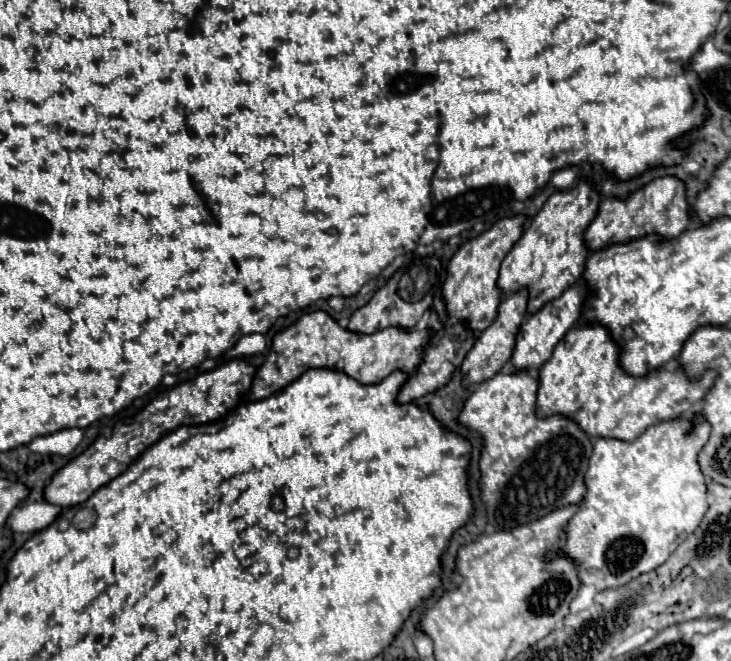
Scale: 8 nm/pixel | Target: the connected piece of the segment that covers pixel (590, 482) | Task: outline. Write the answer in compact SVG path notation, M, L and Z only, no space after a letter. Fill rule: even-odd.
M664 421L648 427L632 443L602 437L594 441L594 451L584 475L584 499L578 513L566 523L564 537L558 545L558 551L574 561L580 585L592 583L596 591L606 591L620 587L642 573L654 571L700 525L704 511L708 511L708 501L706 479L700 475L696 455L708 441L708 435L708 423L692 425L690 421ZM686 429L692 429L692 433L686 435Z

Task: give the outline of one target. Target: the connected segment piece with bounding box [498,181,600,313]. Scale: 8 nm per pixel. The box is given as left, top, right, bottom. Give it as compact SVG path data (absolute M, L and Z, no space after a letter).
M578 181L578 185L568 191L556 191L532 219L530 227L522 233L512 251L504 257L498 275L498 289L504 295L526 289L528 313L536 313L548 301L560 297L568 287L572 287L580 279L584 261L588 257L584 231L596 217L598 205L600 193L594 191L594 187L586 181Z

